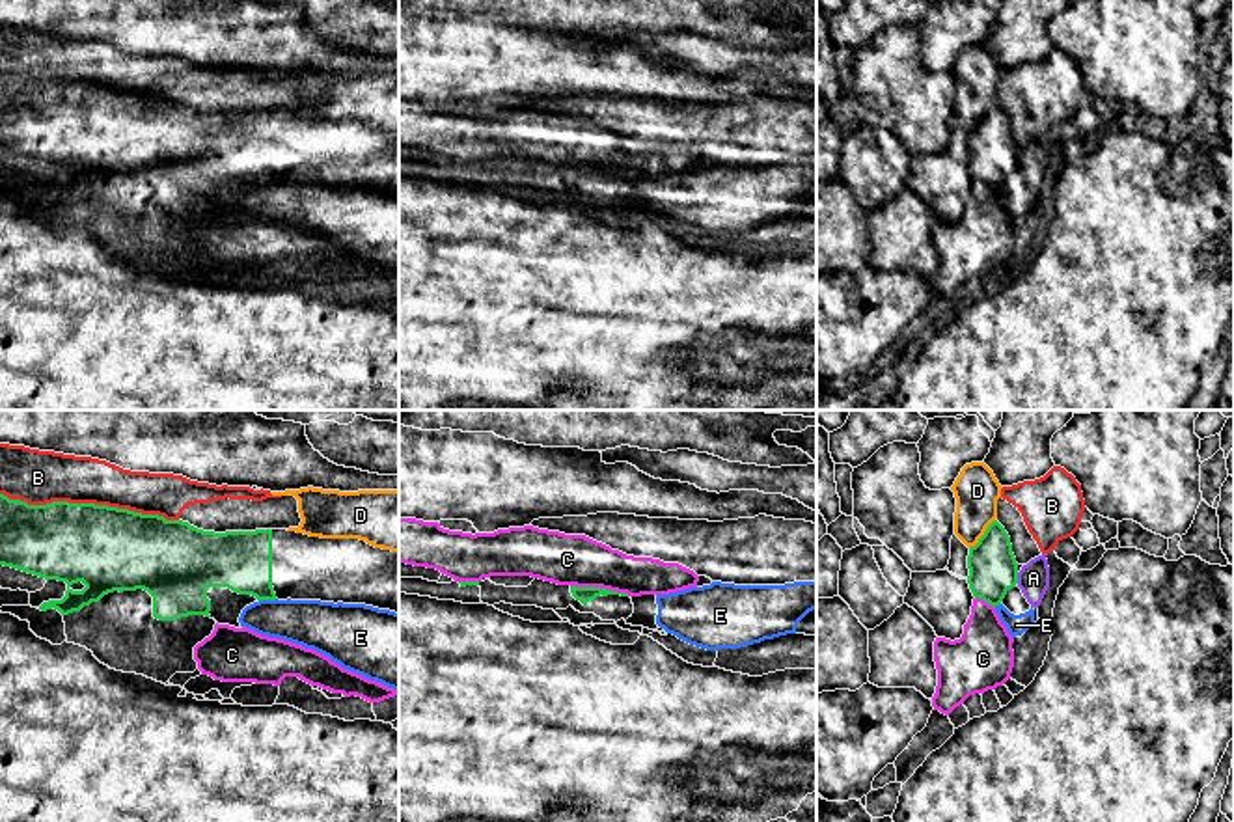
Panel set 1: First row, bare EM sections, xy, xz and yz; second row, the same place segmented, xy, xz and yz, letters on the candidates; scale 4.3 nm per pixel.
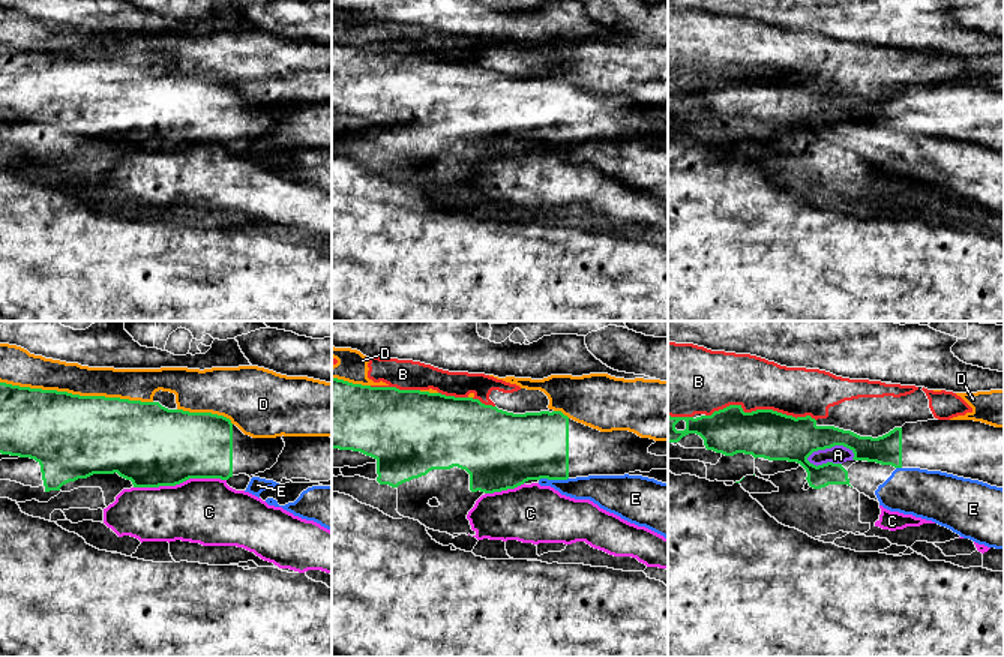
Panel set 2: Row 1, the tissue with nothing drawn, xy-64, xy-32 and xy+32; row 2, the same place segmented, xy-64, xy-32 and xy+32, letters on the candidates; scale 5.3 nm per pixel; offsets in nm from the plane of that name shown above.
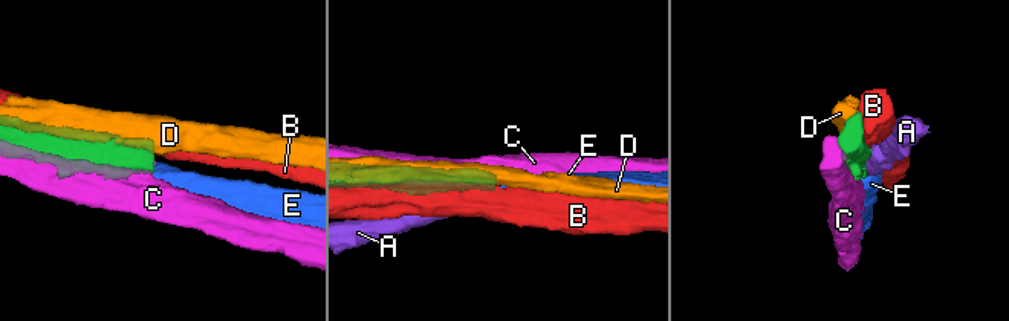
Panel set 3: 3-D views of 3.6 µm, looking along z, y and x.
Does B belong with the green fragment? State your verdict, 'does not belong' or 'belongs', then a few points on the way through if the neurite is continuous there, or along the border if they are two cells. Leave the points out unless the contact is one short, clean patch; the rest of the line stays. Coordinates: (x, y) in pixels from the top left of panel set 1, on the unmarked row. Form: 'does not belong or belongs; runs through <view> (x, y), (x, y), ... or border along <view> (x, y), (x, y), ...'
does not belong

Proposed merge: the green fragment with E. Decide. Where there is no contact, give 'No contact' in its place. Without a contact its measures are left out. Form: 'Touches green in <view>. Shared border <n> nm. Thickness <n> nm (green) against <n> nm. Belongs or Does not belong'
Touches green in xy. Shared border 80 nm. Thickness 260 nm (green) against 220 nm. Does not belong

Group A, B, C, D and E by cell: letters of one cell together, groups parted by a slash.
A E / B / C / D

